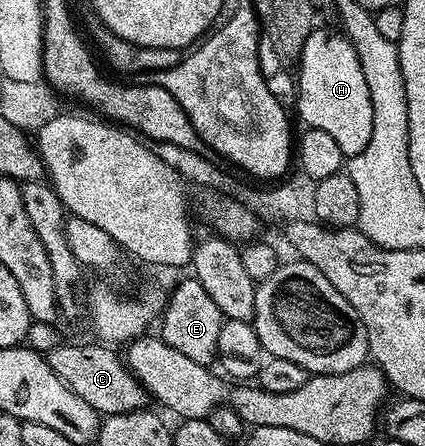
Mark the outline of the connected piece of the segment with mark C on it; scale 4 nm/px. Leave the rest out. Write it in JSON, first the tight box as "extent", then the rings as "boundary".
{"extent":[47,342,147,417],"boundary":[[[101,342],[92,343],[57,344],[55,350],[47,354],[51,370],[55,370],[62,382],[75,390],[75,394],[79,394],[79,398],[83,398],[83,402],[87,402],[87,406],[94,408],[102,417],[142,411],[146,407],[145,400],[147,401],[145,387],[133,377],[124,359],[118,353],[117,356],[113,353],[116,351],[112,347]]]}

